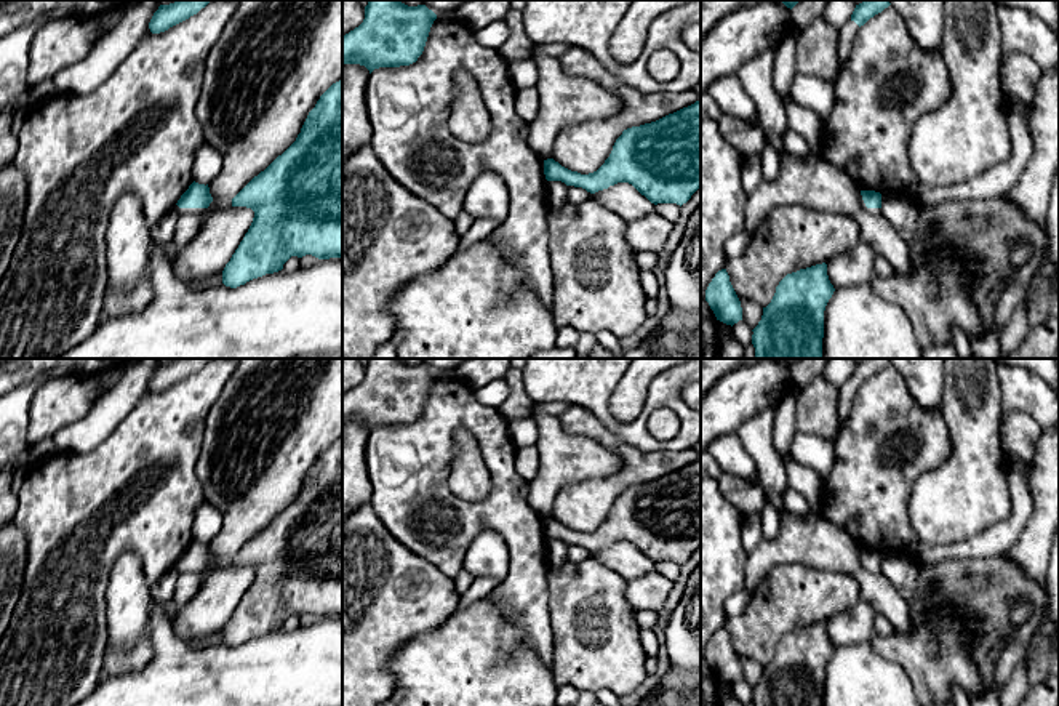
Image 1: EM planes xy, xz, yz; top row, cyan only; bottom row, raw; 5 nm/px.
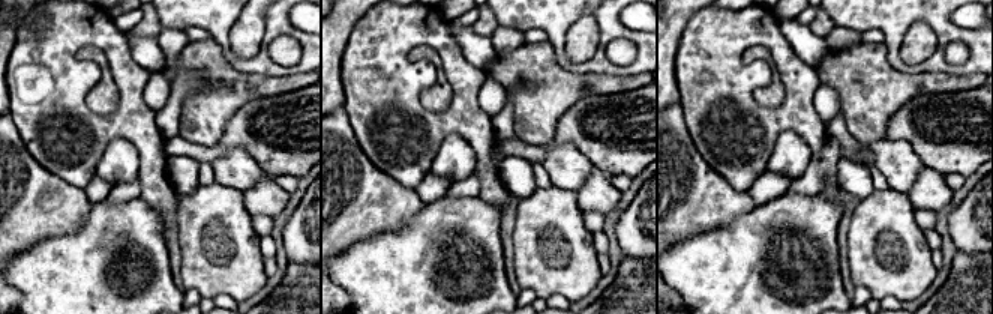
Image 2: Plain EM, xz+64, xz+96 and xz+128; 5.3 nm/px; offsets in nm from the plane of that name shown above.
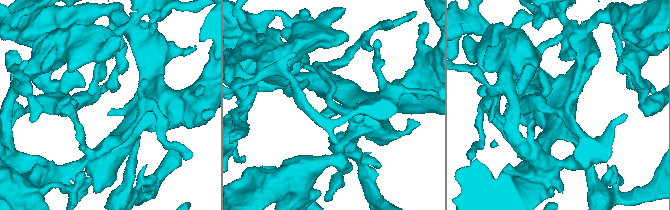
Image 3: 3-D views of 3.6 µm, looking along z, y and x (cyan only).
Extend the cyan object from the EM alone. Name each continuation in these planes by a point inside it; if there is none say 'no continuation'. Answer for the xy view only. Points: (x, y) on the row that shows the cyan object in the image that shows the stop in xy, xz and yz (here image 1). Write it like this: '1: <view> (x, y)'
1: xy (199, 212)

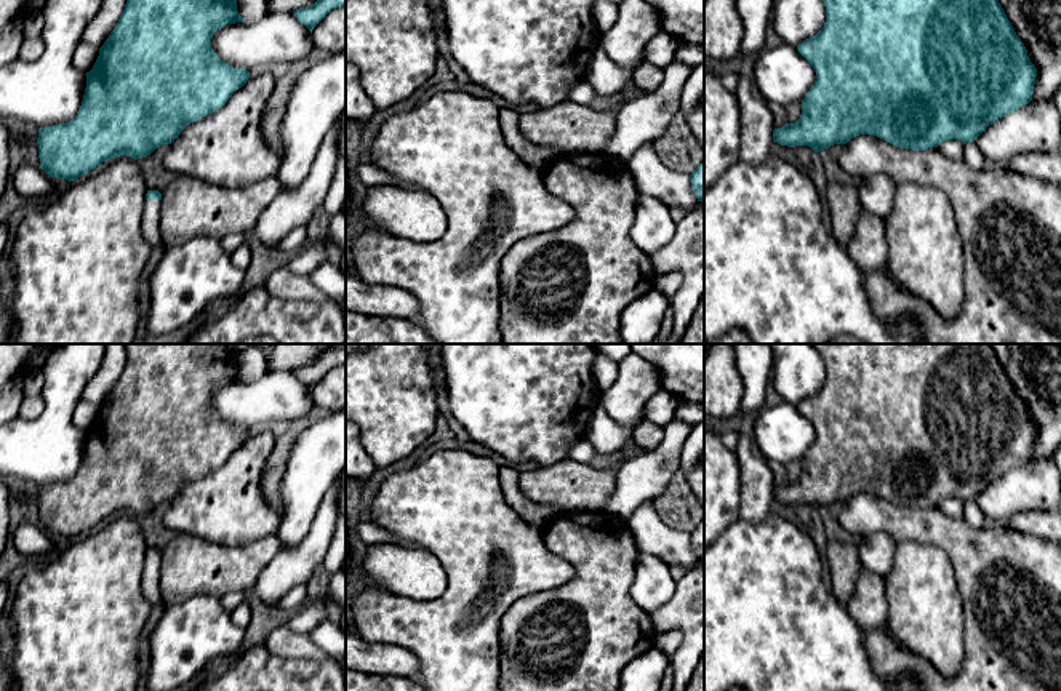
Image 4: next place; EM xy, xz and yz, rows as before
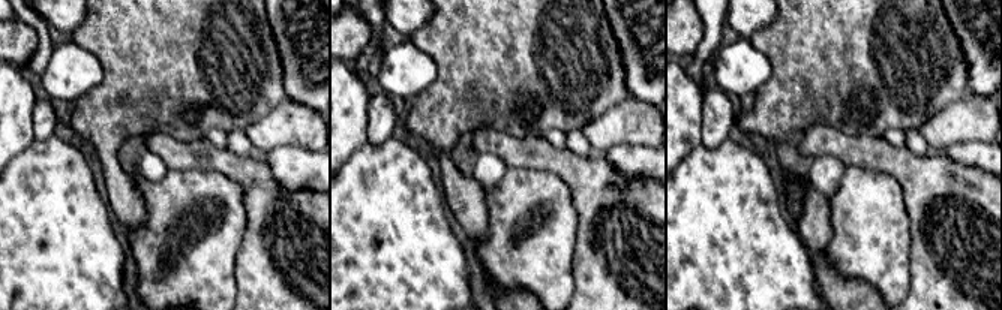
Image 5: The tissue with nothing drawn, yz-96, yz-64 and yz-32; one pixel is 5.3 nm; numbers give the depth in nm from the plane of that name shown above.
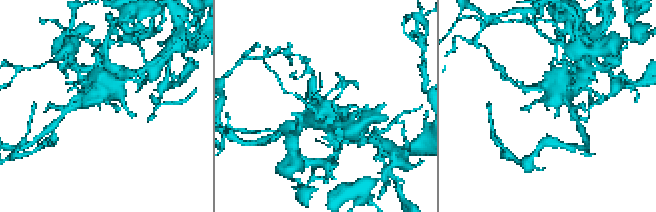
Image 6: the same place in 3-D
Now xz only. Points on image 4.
no continuation

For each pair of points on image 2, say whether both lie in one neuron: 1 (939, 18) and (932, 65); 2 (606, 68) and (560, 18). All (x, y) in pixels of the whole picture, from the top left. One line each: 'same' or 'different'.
1: same
2: same

